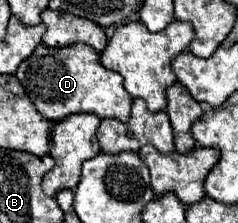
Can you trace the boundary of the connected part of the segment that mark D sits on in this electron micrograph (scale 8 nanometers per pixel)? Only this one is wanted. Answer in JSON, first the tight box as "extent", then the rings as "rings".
{"extent":[16,44,132,122],"rings":[[[84,44],[68,46],[68,48],[48,48],[40,46],[28,60],[24,60],[16,72],[20,84],[24,84],[28,98],[34,102],[38,112],[50,122],[60,122],[68,114],[88,112],[100,118],[116,118],[126,122],[130,116],[132,98],[124,92],[120,76],[116,72],[108,72],[96,52]]]}

